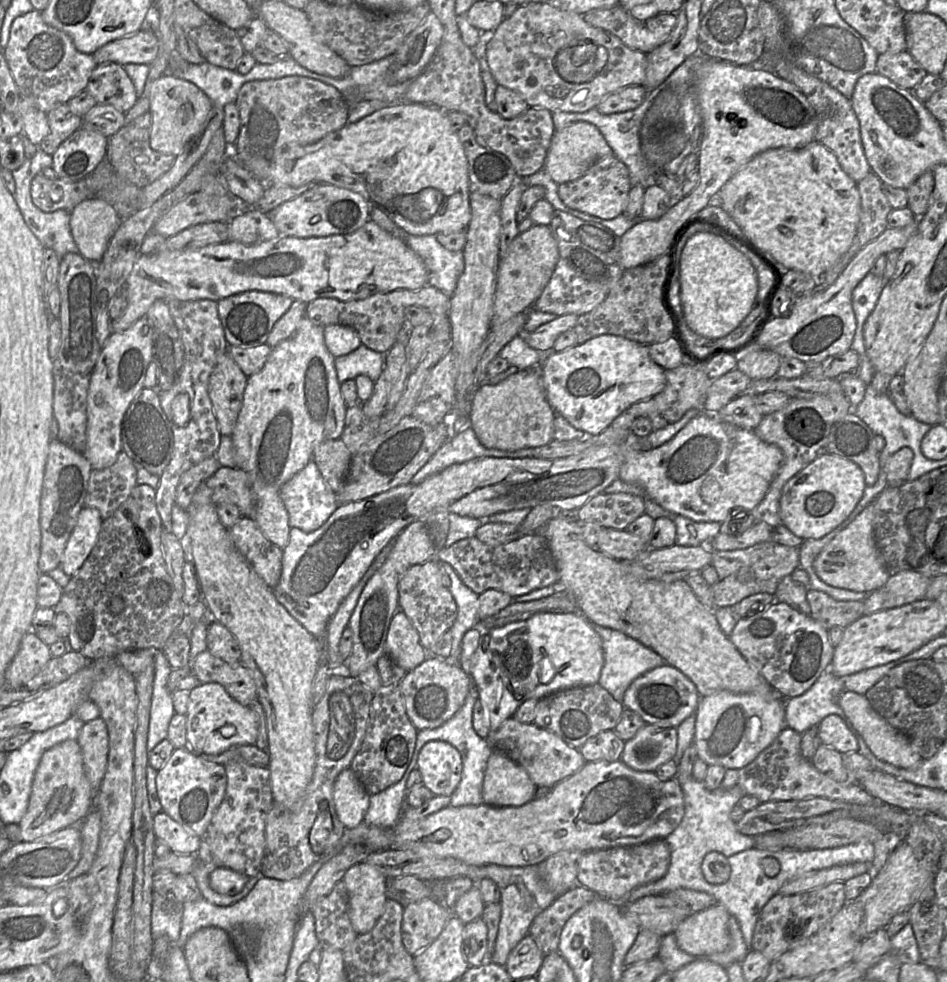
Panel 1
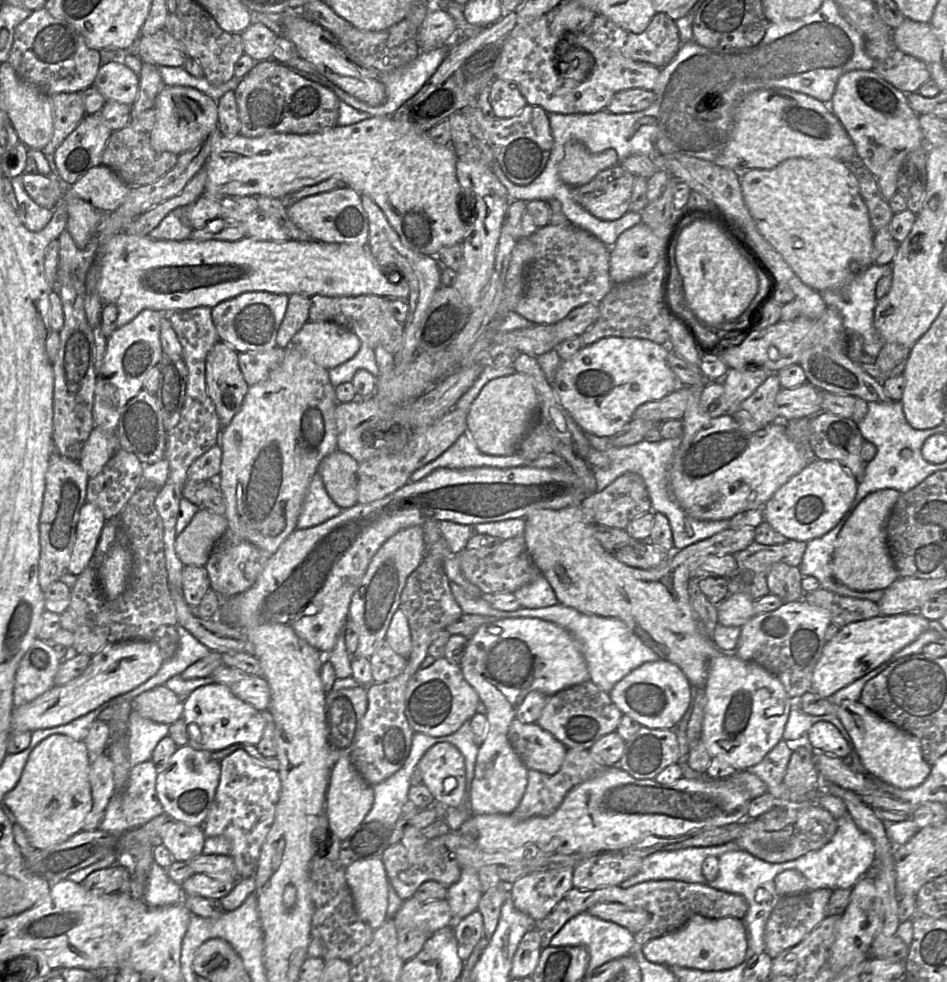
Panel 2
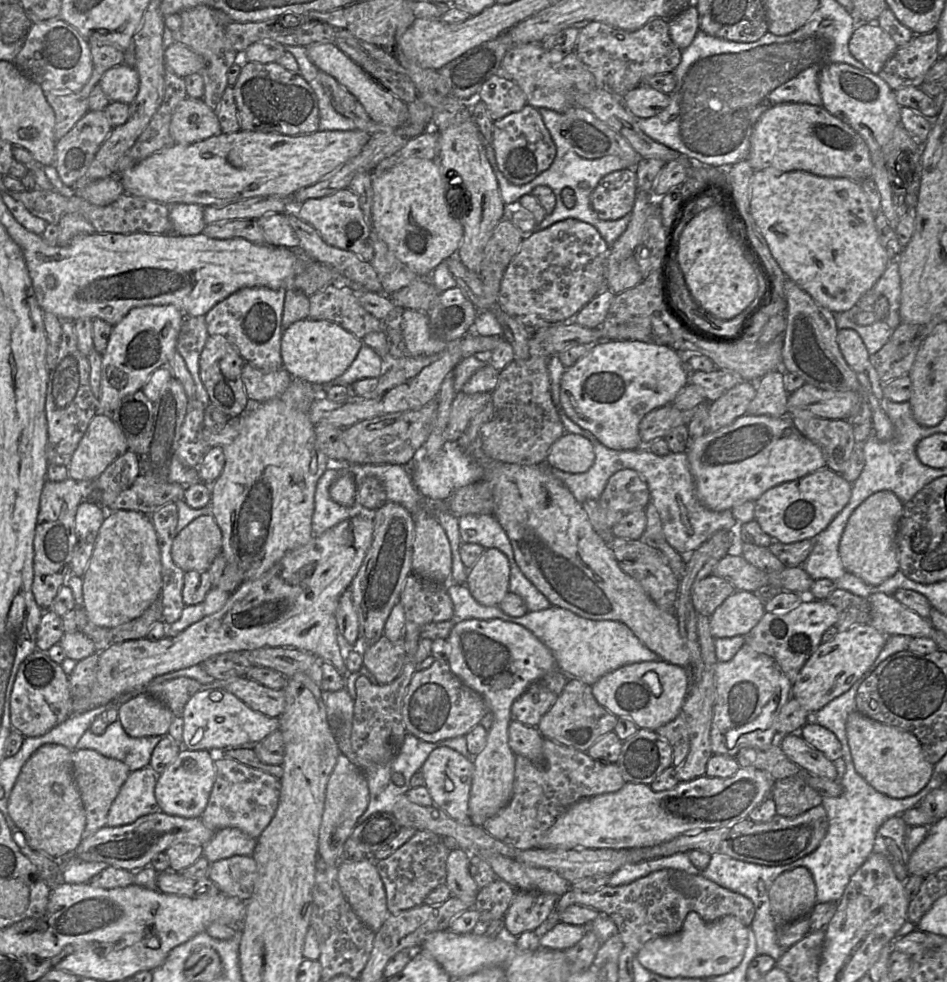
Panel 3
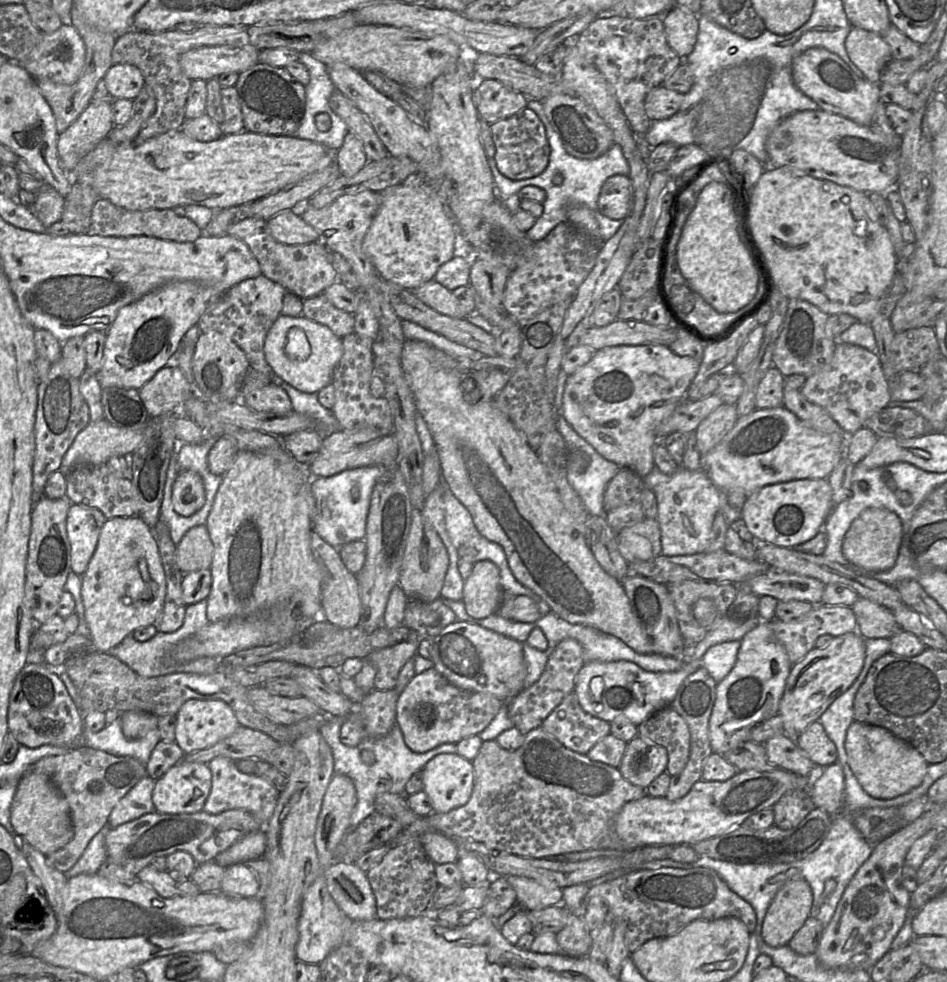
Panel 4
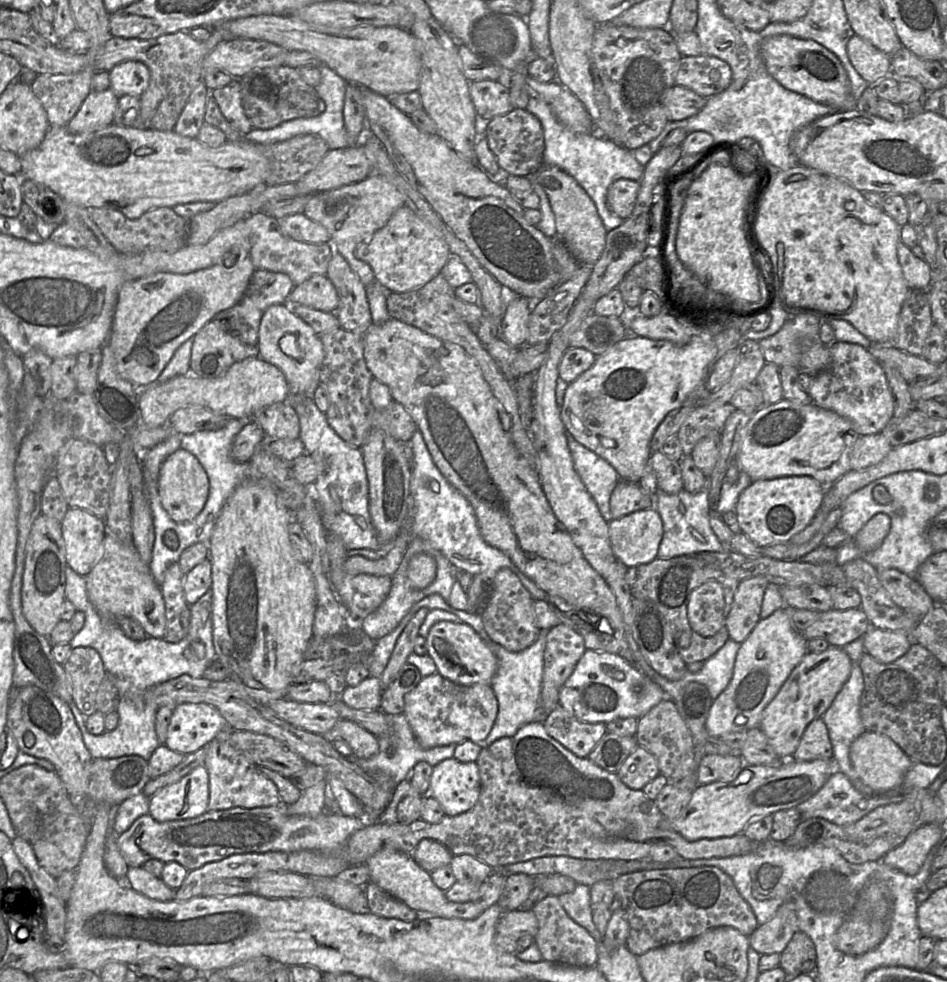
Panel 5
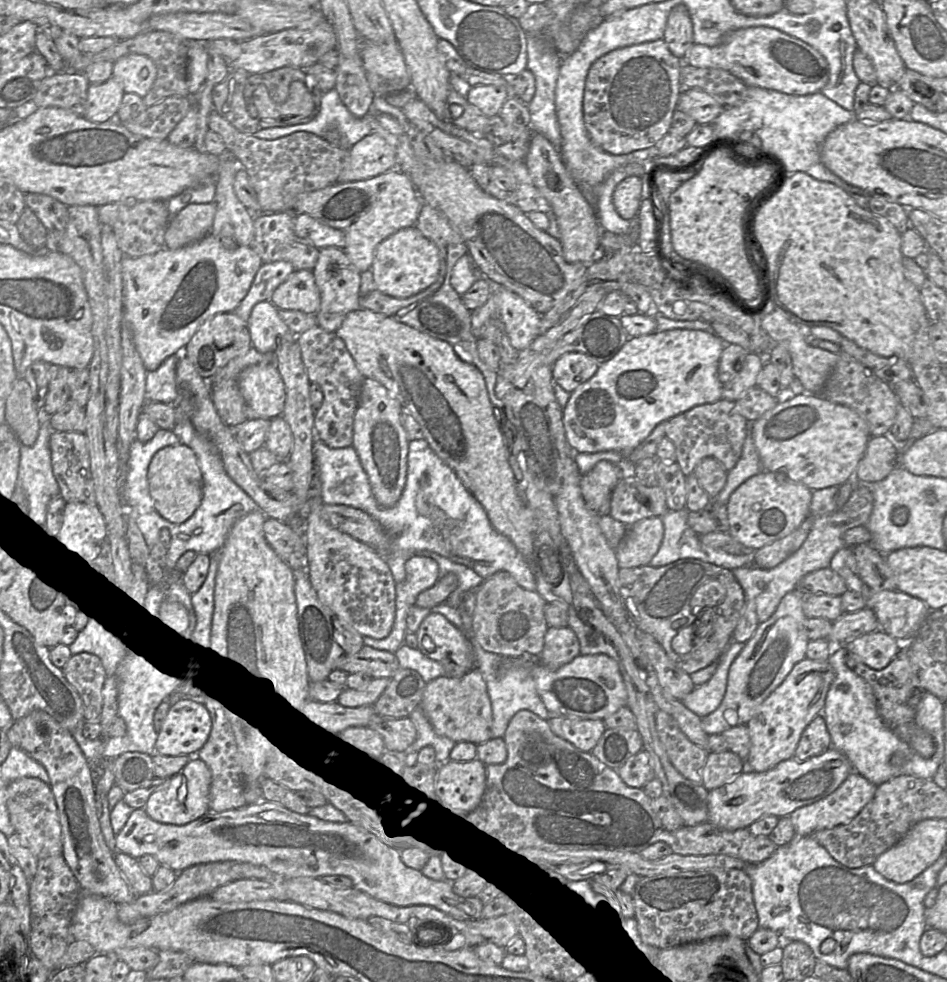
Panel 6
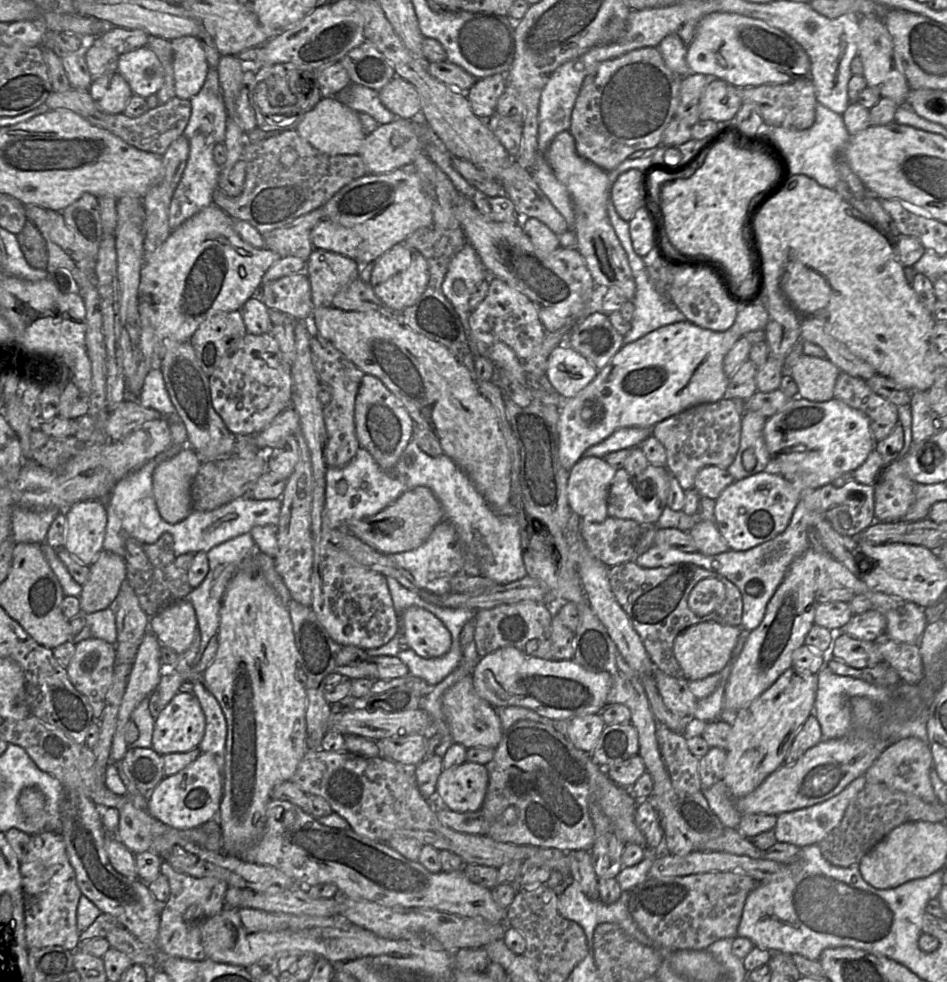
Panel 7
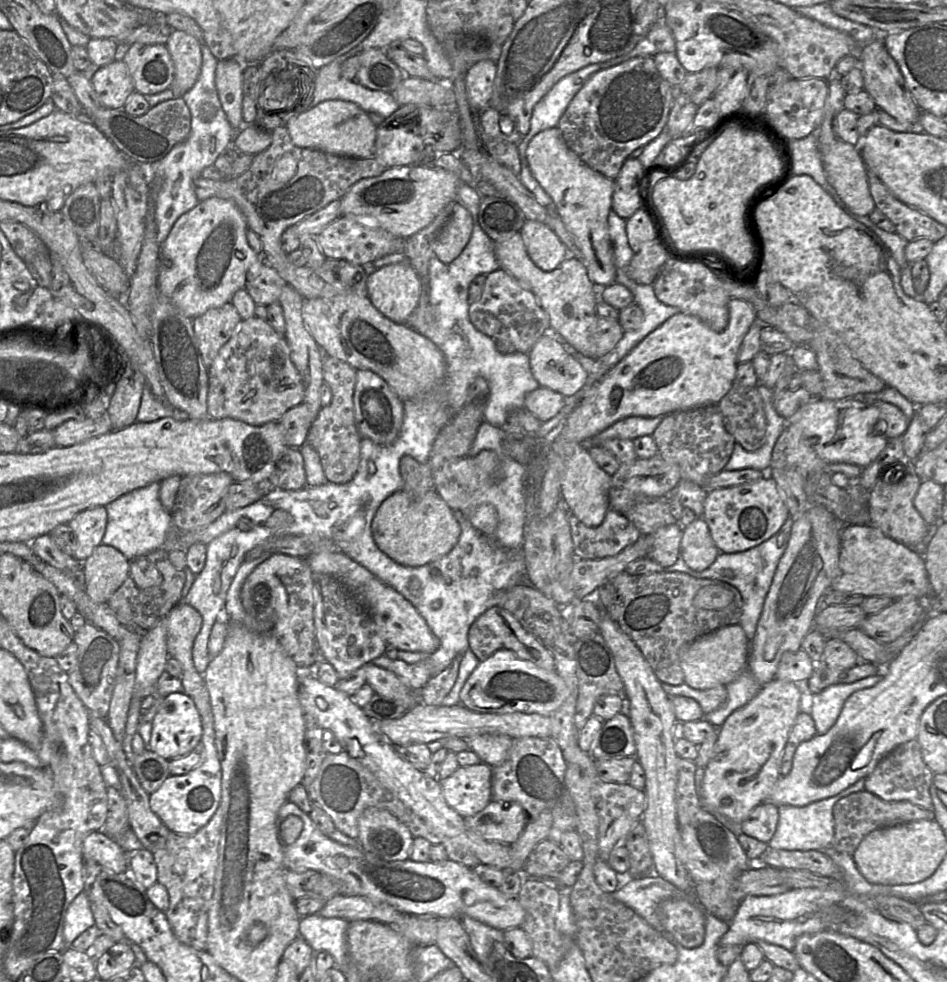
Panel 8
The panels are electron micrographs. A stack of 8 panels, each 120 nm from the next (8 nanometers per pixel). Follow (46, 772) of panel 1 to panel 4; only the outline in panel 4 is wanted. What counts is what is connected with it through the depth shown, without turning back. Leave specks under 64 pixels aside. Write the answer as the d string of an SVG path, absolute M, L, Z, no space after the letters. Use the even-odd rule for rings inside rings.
M44 774L23 776L11 804L10 823L15 835L21 836L45 856L64 847L74 835L69 805Z

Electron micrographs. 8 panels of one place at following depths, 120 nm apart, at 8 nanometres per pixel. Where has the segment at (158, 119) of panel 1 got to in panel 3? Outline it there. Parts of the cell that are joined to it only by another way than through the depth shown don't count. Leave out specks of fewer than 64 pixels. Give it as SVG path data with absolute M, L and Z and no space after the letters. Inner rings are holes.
M185 98L177 106L170 123L170 134L177 144L188 145L220 134L216 111L202 99Z

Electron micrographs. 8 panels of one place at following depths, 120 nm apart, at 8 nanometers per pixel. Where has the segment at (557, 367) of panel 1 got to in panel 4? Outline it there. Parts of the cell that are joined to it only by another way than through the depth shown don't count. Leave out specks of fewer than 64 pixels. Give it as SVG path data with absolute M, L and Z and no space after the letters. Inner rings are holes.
M659 344L619 345L597 350L587 364L568 376L562 398L563 416L601 456L644 478L655 465L654 447L660 441L658 426L684 400L700 363L695 358L679 356L668 346Z

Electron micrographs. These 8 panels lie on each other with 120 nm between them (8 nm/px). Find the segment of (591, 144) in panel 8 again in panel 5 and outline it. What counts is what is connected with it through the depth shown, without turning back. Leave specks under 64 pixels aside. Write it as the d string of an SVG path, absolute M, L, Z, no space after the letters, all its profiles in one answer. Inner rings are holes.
M609 23L596 27L591 59L621 127L621 144L629 151L649 144L669 122L665 96L675 85L682 55L668 28L635 28Z

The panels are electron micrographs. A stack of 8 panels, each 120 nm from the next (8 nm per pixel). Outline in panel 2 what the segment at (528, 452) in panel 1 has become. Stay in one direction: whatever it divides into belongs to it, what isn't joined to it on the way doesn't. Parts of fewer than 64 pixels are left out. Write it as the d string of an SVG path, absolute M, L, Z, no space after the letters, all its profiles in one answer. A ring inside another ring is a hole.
M466 431L440 456L415 470L409 481L420 481L438 468L496 467L506 469L526 466L526 460L517 453L509 456L484 454L477 448Z

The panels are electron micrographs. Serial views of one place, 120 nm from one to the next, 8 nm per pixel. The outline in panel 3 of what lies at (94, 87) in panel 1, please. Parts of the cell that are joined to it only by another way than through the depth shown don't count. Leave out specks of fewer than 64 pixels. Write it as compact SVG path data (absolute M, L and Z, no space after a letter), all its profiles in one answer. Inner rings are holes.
M120 64L108 69L99 85L110 101L131 104L139 91L137 70L127 64Z

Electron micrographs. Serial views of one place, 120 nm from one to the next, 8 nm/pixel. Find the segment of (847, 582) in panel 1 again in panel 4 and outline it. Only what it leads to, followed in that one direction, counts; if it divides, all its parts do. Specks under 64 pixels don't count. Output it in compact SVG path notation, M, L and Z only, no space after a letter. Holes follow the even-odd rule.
M868 508L851 524L842 545L844 557L854 566L871 571L891 569L897 559L904 536L899 516L883 508Z

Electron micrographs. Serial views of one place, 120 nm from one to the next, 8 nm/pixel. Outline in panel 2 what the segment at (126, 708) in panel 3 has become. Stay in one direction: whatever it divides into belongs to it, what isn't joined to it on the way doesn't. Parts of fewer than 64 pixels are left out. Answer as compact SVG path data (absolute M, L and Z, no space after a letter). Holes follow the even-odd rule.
M159 685L138 695L131 706L145 718L170 725L182 717L184 699L165 685Z

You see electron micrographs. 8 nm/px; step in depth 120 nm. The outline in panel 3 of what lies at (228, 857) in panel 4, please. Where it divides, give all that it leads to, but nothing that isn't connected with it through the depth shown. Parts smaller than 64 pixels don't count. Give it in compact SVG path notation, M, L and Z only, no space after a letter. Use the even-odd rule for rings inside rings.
M221 828L204 845L203 856L210 863L235 855L251 856L257 840L238 828Z

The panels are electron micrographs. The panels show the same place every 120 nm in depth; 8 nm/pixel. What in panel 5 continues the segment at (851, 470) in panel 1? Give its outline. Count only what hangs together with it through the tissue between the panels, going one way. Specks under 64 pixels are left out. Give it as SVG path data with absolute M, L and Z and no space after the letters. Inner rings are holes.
M808 476L758 480L740 494L734 512L742 533L757 546L784 544L813 521L825 492L825 487Z

